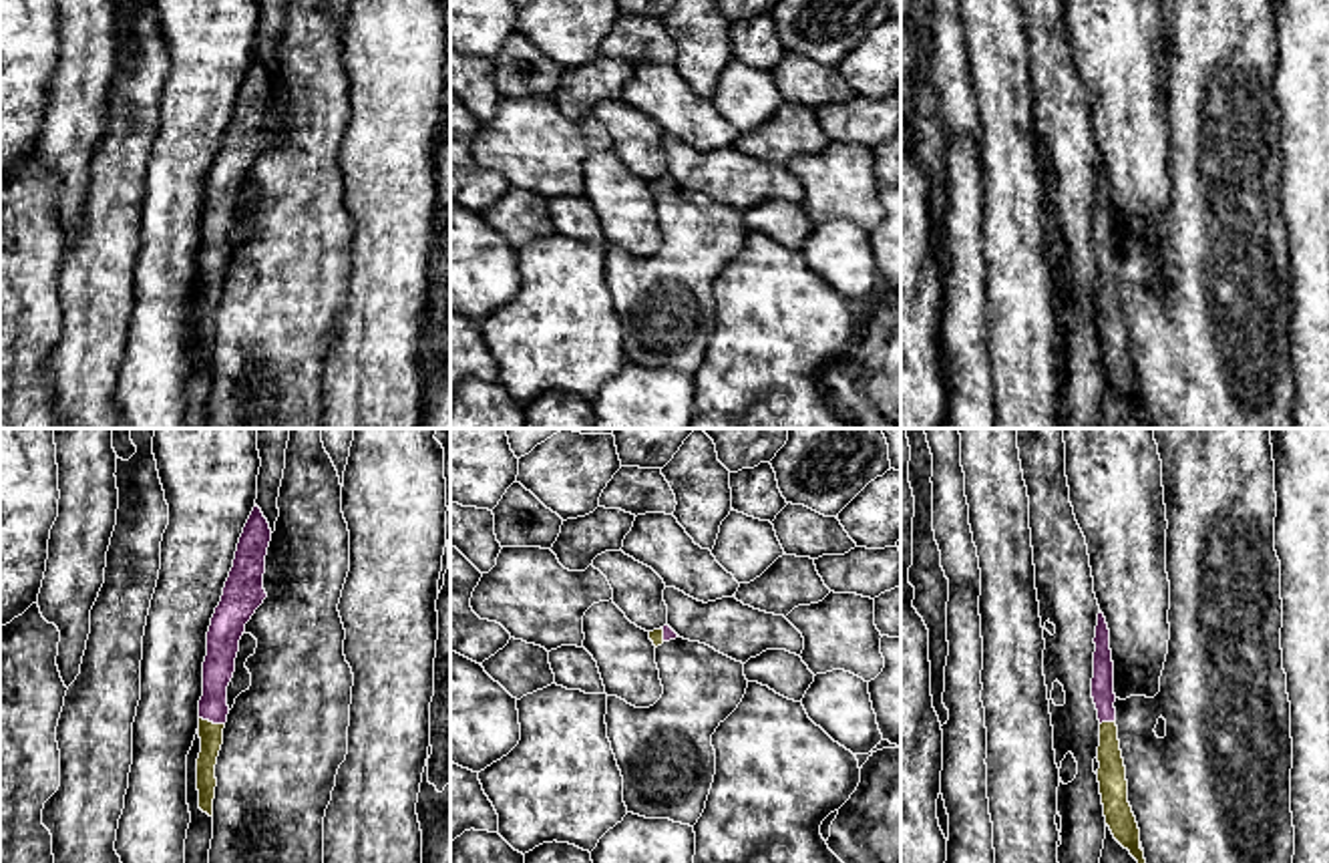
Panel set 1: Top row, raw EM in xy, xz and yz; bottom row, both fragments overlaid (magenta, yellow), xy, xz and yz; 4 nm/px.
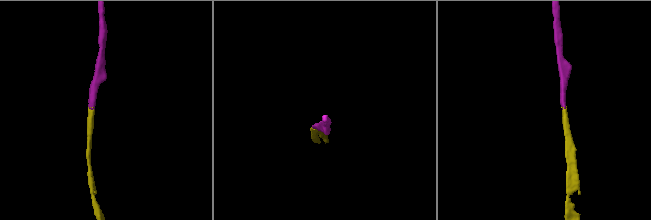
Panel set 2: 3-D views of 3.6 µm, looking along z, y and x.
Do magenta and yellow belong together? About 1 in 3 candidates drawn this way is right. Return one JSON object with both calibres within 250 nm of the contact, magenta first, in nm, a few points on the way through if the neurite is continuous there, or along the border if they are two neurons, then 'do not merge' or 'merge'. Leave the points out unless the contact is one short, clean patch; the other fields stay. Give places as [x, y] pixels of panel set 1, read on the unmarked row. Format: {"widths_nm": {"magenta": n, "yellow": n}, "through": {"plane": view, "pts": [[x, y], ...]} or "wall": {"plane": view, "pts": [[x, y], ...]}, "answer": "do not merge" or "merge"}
{"widths_nm": {"magenta": 130, "yellow": 100}, "through": {"plane": "xy", "pts": [[220, 212], [212, 270], [212, 284]]}, "answer": "merge"}

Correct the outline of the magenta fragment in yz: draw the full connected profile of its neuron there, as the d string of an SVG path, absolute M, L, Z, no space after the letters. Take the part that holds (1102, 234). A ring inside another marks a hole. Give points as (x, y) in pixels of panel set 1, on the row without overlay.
M1098 163L1096 175L1096 201L1094 201L1094 227L1092 247L1100 270L1100 296L1098 296L1098 332L1104 354L1106 374L1114 388L1130 400L1138 410L1142 428L1152 428L1152 420L1146 414L1144 400L1140 398L1140 378L1132 356L1128 352L1126 316L1118 290L1116 276L1116 243L1114 243L1114 211L1110 199L1110 179L1104 163Z

